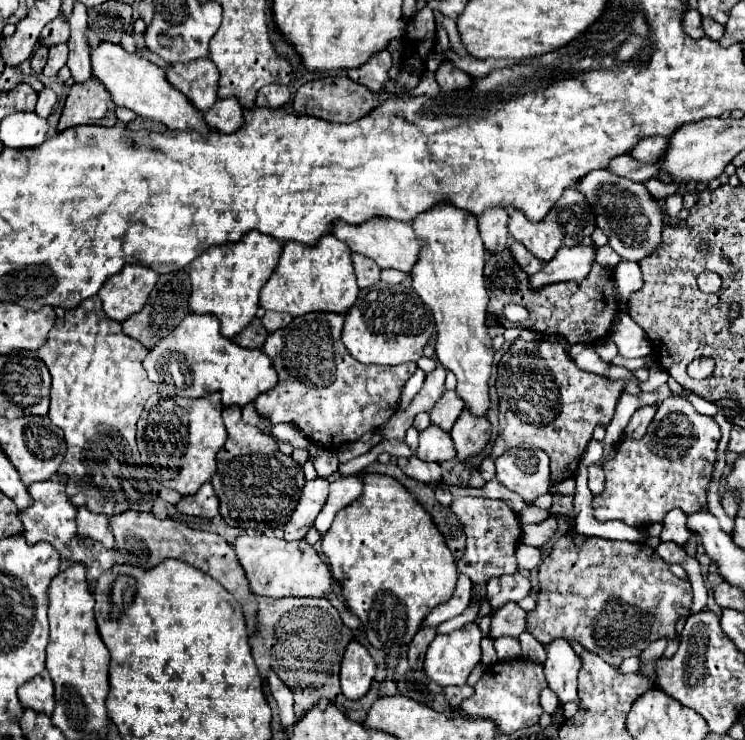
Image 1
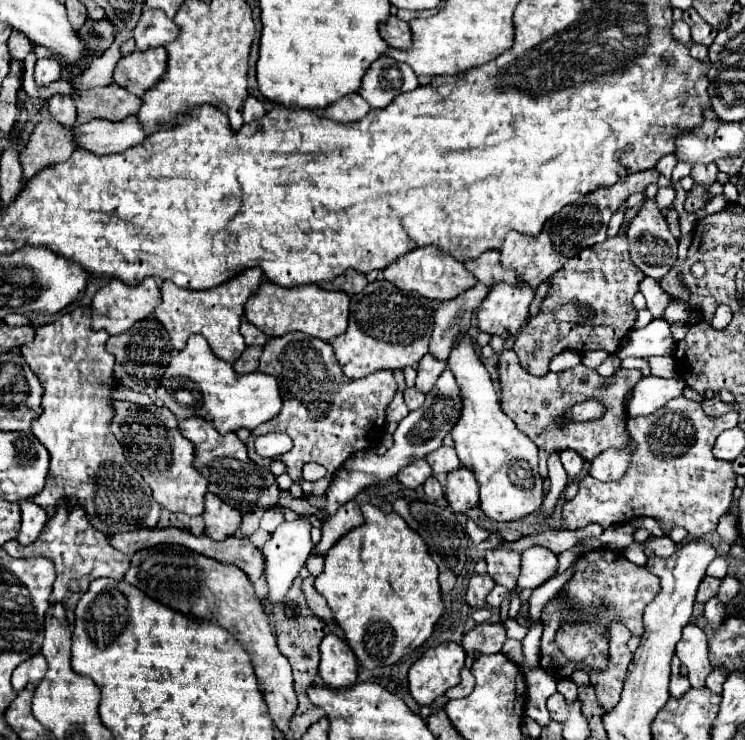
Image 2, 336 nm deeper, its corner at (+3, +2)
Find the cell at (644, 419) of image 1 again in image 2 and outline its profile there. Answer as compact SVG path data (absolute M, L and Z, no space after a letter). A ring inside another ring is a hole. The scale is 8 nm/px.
M606 449L590 467L590 475L598 481L618 481L630 467L632 453L628 449Z

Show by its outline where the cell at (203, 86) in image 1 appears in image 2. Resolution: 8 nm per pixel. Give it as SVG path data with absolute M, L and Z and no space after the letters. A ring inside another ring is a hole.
M164 47L148 51L132 51L122 57L114 69L114 81L130 93L144 97L144 93L154 87L168 69L168 53Z

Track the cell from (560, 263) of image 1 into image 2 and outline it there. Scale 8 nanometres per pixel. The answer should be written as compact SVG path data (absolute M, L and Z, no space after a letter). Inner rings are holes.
M518 281L516 285L496 283L478 307L480 331L500 335L504 339L514 337L524 327L528 307L534 297L536 291L524 281Z

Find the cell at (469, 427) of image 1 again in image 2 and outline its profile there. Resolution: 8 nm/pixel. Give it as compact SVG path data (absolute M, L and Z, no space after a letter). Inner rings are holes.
M458 467L448 473L446 479L446 499L454 513L462 513L478 505L478 479L468 467Z

